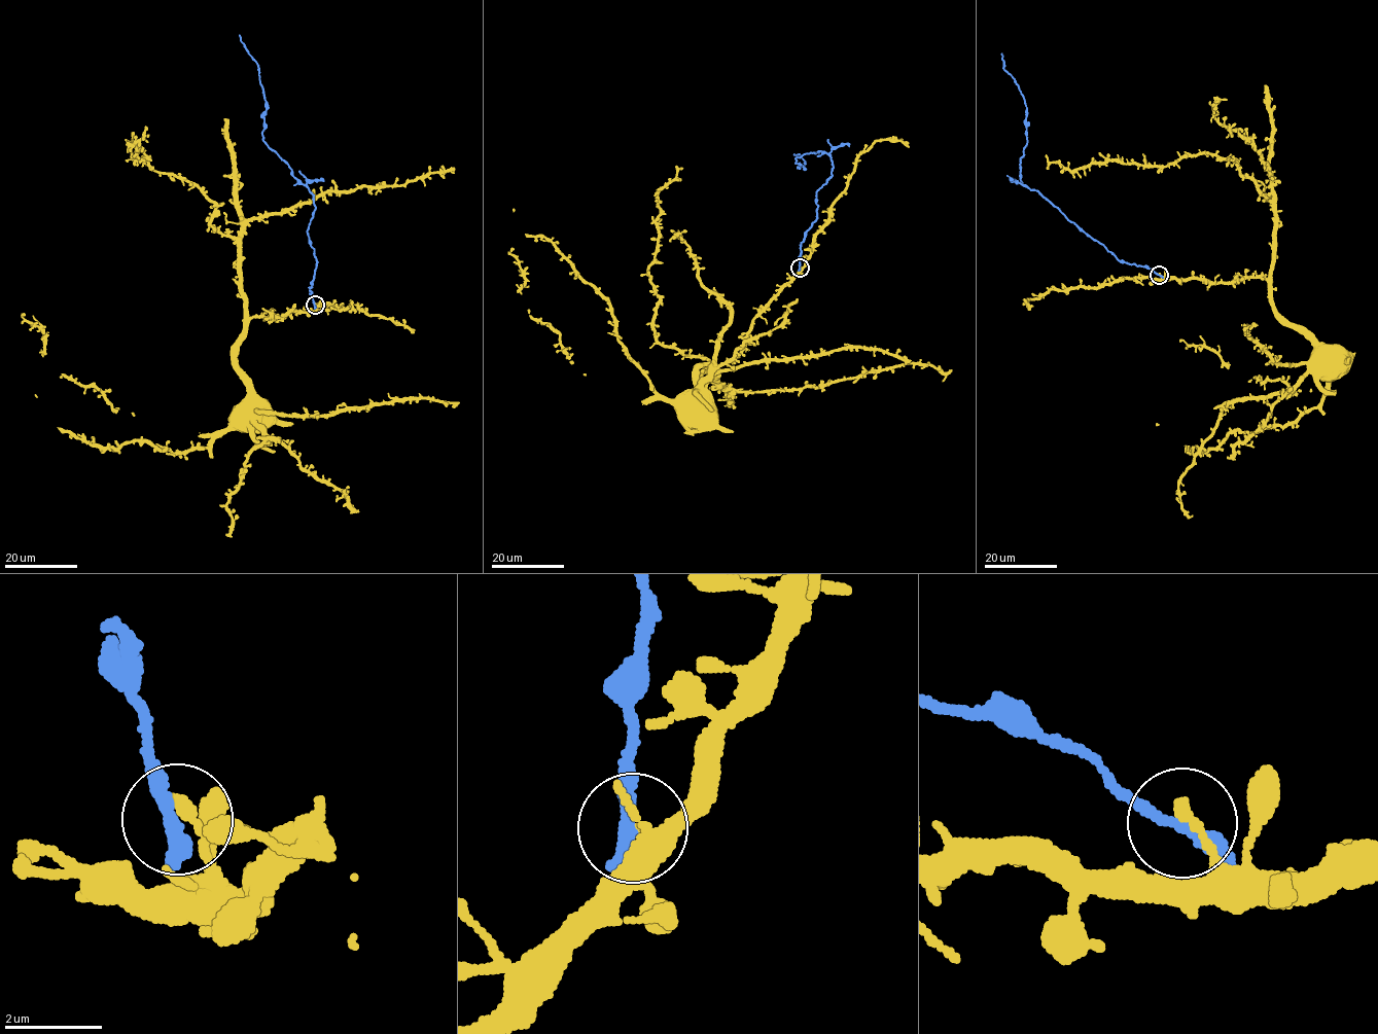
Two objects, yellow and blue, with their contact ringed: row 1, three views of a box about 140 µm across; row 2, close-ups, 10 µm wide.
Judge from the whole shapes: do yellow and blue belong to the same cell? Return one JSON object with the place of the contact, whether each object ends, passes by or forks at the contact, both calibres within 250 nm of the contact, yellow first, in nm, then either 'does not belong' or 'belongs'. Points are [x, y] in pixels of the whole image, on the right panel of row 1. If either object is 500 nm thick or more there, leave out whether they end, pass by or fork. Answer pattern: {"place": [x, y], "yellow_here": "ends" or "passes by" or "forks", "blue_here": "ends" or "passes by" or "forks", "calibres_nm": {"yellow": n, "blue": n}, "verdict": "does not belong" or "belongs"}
{"place": [1159, 275], "yellow_here": "ends", "blue_here": "passes by", "calibres_nm": {"yellow": 240, "blue": 280}, "verdict": "does not belong"}

